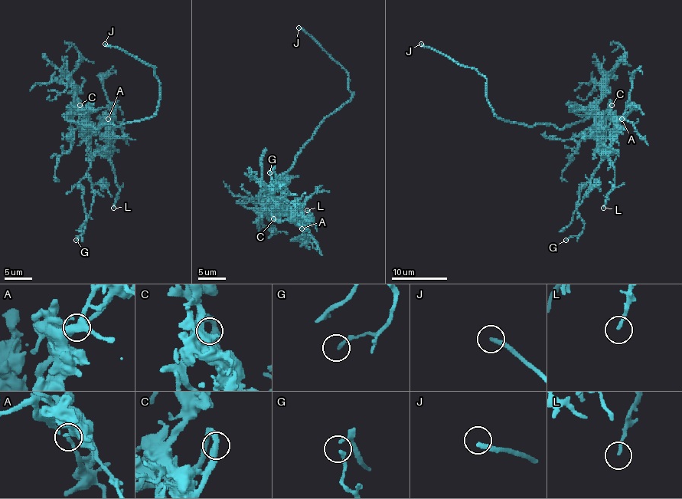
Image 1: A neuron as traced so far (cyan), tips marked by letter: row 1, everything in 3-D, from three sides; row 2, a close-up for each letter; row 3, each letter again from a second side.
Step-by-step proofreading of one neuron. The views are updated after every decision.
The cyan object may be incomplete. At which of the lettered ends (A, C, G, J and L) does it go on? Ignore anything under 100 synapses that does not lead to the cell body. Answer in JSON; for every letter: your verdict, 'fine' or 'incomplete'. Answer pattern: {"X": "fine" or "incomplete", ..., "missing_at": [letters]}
{"A": "fine", "C": "fine", "G": "fine", "J": "incomplete", "L": "fine", "missing_at": ["J"]}

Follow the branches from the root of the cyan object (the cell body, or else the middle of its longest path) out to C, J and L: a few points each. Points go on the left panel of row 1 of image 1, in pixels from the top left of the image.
C: (101, 126), (98, 129), (84, 127), (79, 123), (67, 120), (69, 115), (84, 112), (79, 105)
J: (101, 126), (120, 126), (149, 119), (159, 100), (159, 80), (155, 76), (155, 67), (105, 44)
L: (101, 126), (84, 127), (66, 117), (84, 134), (98, 134), (108, 141), (108, 160), (119, 188), (113, 208)

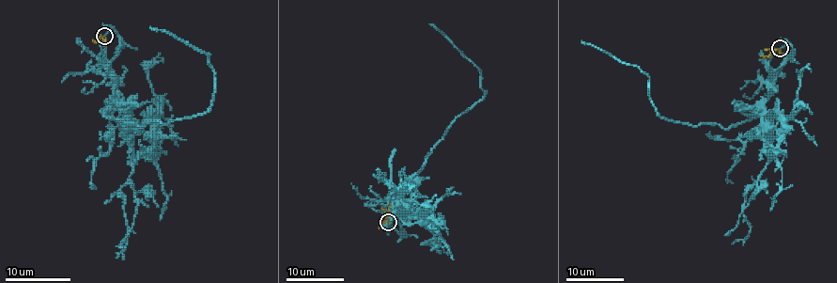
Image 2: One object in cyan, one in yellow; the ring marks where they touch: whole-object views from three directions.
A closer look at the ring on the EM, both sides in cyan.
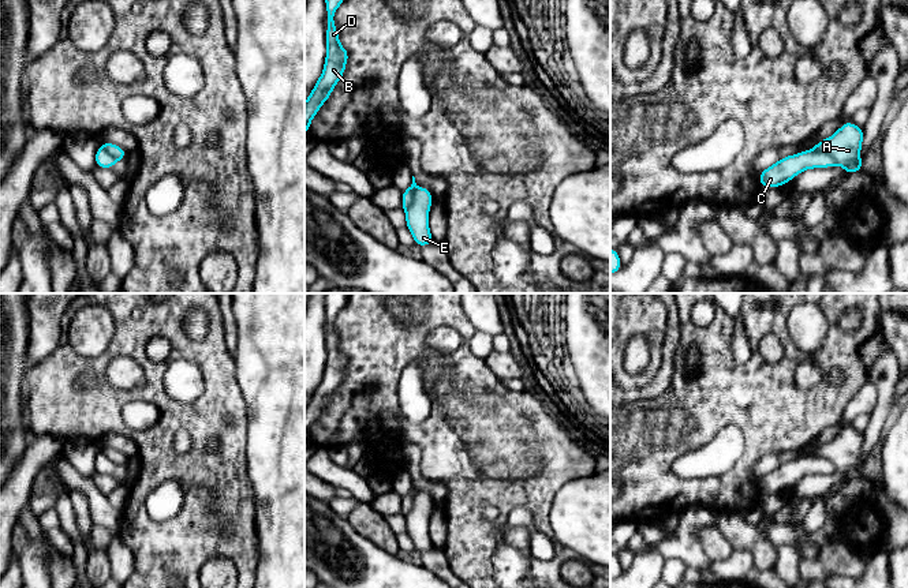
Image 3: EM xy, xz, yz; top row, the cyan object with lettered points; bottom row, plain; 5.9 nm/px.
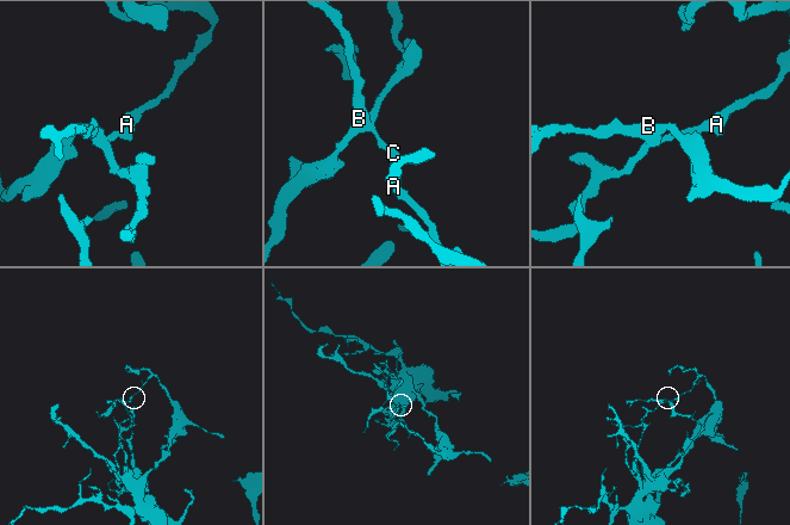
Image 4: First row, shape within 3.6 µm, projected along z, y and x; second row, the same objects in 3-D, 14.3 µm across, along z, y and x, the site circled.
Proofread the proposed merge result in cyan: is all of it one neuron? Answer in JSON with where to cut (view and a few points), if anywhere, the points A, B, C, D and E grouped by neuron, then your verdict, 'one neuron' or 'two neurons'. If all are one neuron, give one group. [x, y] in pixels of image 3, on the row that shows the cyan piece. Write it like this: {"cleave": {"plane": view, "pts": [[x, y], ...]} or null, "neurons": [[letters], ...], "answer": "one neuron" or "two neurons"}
{"cleave": {"plane": "yz", "pts": [[813, 149], [826, 152], [836, 163]]}, "neurons": [["A", "E"], ["B", "C", "D"]], "answer": "two neurons"}

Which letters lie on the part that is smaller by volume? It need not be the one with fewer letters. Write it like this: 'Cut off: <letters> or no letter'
Cut off: B, C, D

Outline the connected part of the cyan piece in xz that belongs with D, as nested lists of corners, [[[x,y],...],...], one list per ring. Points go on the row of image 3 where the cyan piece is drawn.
[[[325,0],[326,5],[326,57],[324,70],[304,102],[304,134],[310,131],[310,123],[322,104],[343,78],[350,52],[340,45],[339,31],[335,23],[335,12],[344,0]]]

